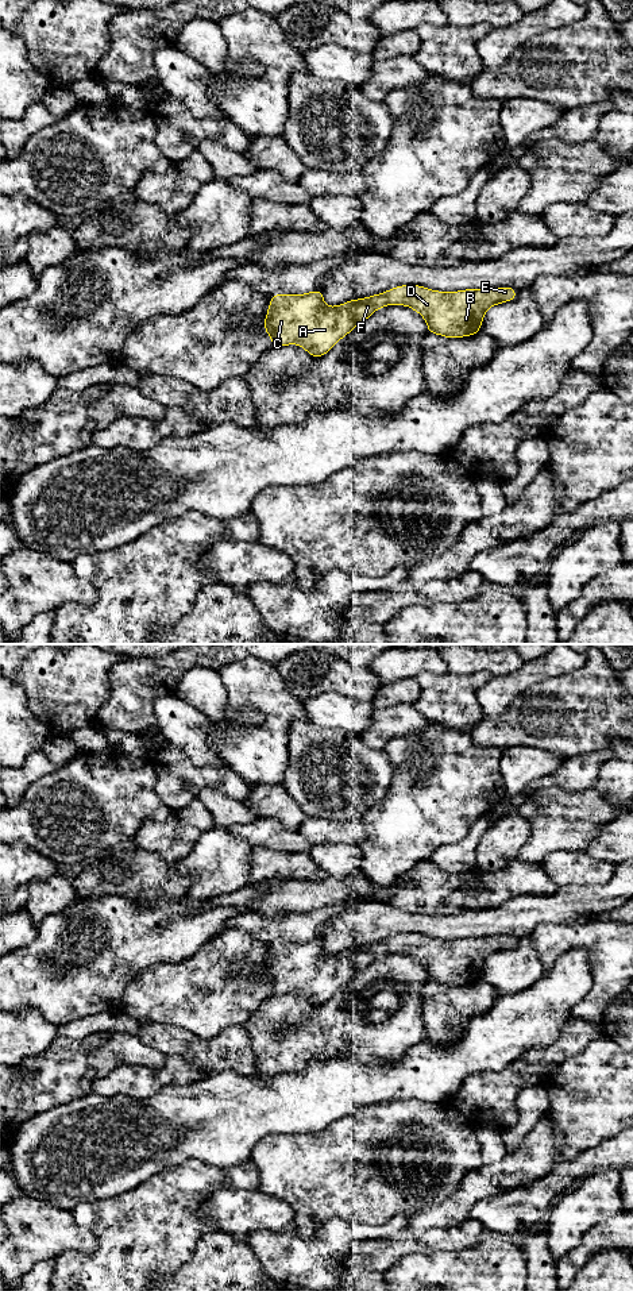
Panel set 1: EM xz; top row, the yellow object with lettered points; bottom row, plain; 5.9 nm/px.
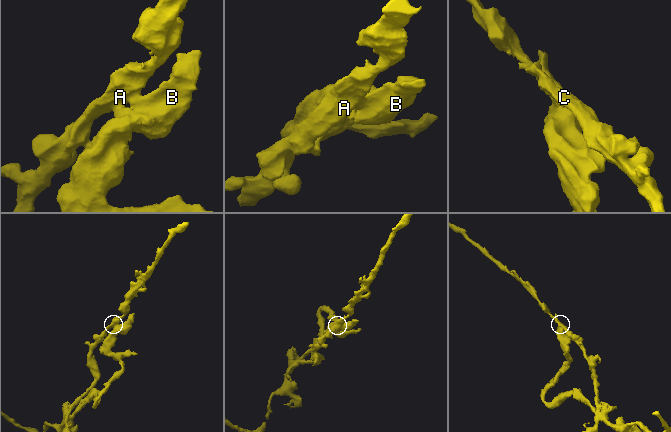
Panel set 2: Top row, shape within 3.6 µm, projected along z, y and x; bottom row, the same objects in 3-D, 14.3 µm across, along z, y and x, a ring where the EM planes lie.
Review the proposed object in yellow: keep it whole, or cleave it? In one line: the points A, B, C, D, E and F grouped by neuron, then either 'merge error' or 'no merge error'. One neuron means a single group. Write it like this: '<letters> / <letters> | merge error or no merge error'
A C / B D E F | merge error

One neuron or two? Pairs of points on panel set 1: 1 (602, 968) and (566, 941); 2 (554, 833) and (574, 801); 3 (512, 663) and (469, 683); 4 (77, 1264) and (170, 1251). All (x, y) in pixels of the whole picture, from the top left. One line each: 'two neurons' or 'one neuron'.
1: one neuron
2: one neuron
3: two neurons
4: one neuron

